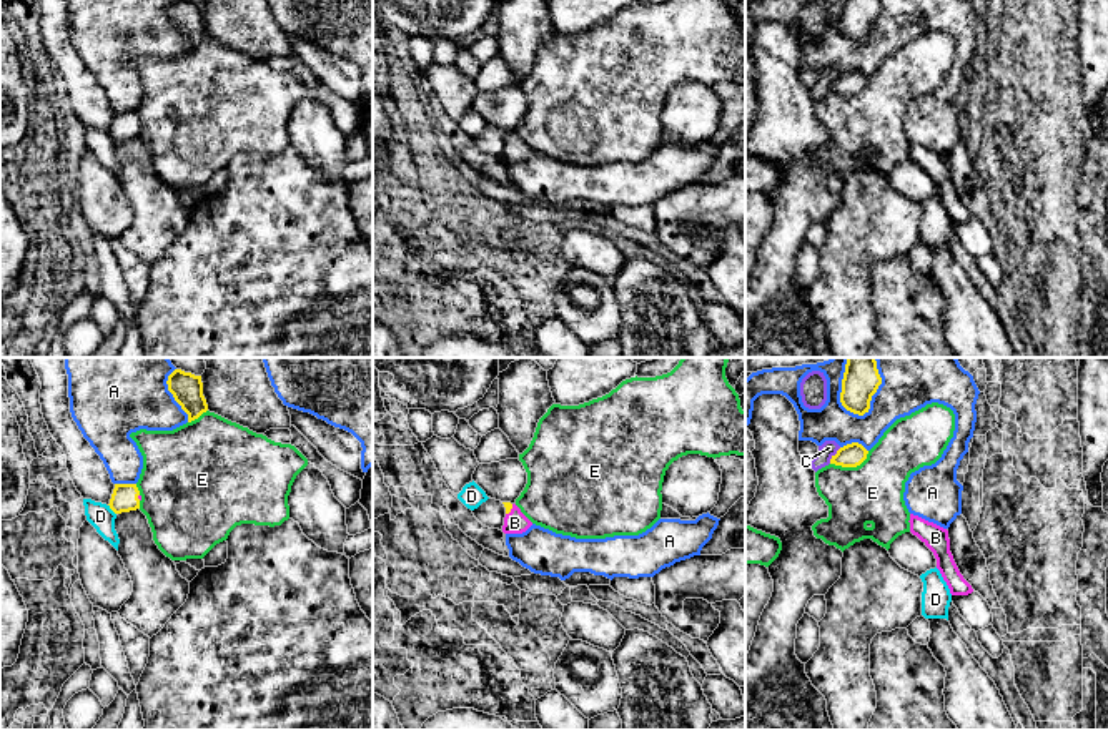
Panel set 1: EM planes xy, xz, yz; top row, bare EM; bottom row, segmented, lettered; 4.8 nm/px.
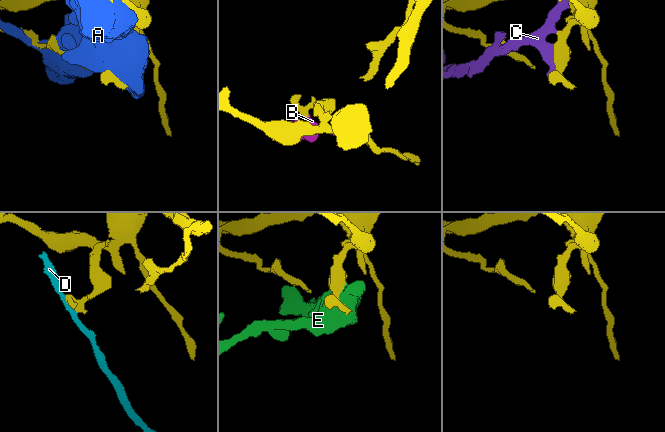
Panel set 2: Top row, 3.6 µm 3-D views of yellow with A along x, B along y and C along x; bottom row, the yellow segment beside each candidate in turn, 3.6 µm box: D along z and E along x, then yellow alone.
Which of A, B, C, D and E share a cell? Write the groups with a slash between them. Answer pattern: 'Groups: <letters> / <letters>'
Groups: A / B / C / D / E

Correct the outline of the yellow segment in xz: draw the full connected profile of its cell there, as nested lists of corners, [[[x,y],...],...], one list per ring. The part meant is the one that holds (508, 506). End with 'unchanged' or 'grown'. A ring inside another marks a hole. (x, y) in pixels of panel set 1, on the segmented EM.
[[[502,504],[506,507],[506,517],[502,525],[504,534],[522,534],[532,525],[532,522],[521,512],[521,509],[516,504]]] | grown

